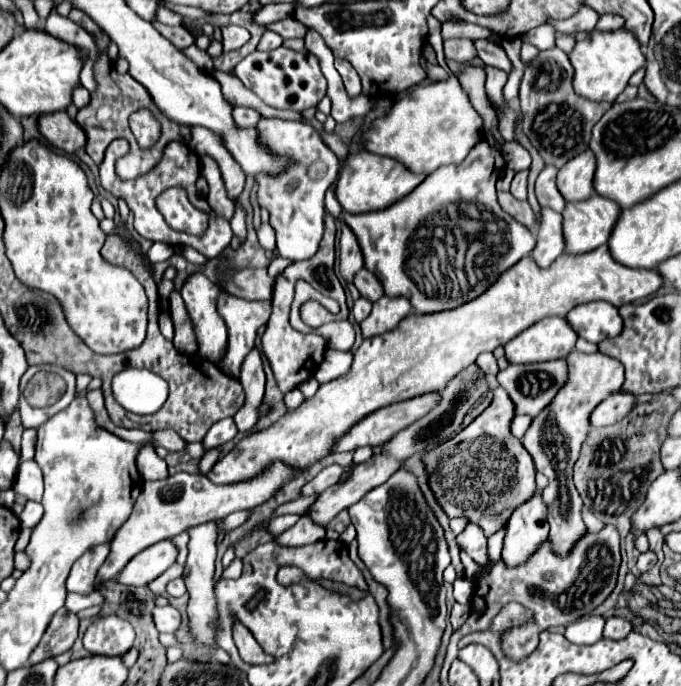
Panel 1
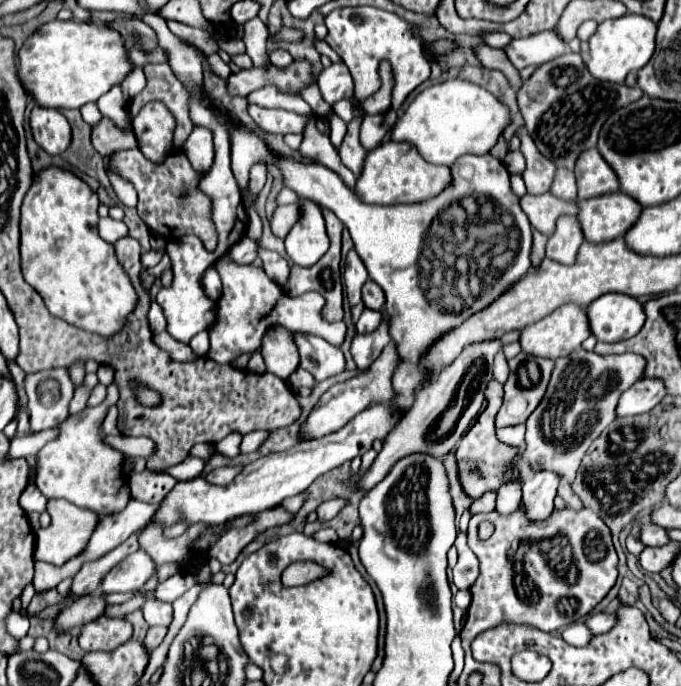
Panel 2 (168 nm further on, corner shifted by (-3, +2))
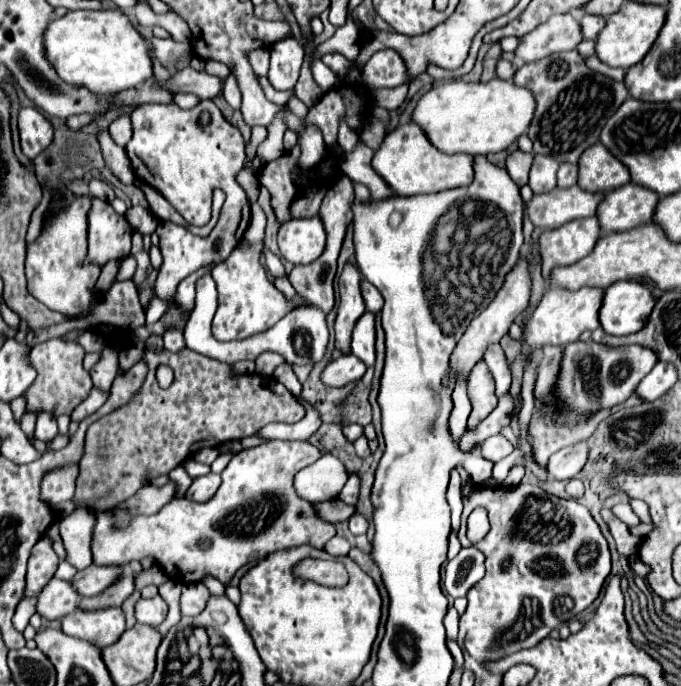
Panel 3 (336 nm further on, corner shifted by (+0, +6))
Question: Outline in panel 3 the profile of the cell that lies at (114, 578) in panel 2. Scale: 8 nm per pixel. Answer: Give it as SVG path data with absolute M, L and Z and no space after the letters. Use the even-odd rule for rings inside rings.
M92 564L86 570L76 572L76 576L72 578L72 586L82 598L96 596L102 590L106 590L110 584L114 584L120 574L122 574L122 568L116 568L116 566L104 568L104 566Z

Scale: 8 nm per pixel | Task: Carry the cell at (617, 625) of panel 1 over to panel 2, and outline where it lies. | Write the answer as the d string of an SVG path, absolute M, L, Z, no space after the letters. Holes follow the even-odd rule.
M611 612L611 614L589 614L585 618L585 624L591 628L591 632L595 634L603 634L603 632L609 632L615 624L617 624L617 614Z

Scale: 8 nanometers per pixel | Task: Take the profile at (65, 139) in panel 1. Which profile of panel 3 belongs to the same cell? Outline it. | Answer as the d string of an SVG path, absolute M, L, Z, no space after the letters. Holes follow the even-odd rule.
M20 108L18 132L22 154L28 158L36 158L52 142L52 124L36 108Z

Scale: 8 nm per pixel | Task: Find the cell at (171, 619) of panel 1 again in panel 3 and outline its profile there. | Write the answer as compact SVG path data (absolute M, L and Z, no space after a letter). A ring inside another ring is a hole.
M154 596L154 598L148 598L148 600L138 600L136 602L136 620L140 624L148 624L148 626L158 626L164 622L168 614L168 604L160 598L160 596Z

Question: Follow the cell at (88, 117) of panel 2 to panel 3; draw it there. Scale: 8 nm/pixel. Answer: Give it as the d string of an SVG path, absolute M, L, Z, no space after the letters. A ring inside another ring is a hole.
M108 130L100 132L98 134L98 142L102 146L102 152L104 152L104 160L108 164L108 168L118 176L118 180L122 184L132 184L134 182L134 174L132 174L132 166L130 166L130 160L126 156L126 150L116 146L108 134Z

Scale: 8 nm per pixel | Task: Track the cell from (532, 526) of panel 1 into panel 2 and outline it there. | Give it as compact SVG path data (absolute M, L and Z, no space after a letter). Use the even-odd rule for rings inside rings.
M537 472L523 482L523 508L531 522L545 520L553 512L553 500L561 478L553 472Z

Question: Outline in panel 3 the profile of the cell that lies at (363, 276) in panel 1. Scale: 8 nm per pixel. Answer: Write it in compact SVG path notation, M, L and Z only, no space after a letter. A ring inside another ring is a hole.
M362 280L362 298L364 298L364 304L366 304L366 310L368 312L380 312L382 310L382 296L380 296L380 292L372 286L372 284L368 284L368 280Z

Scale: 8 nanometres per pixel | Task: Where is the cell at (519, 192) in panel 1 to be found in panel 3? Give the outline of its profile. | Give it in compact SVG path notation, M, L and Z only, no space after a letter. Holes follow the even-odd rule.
M534 156L534 164L530 170L530 188L534 194L544 194L556 188L556 172L558 172L558 162L548 158L548 156Z

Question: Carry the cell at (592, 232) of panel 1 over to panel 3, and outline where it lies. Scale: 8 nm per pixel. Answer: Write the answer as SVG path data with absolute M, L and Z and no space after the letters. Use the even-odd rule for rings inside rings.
M624 184L604 196L598 206L598 220L604 230L608 232L624 232L632 230L640 224L652 222L656 204L660 202L660 194L652 192L650 188L638 184Z

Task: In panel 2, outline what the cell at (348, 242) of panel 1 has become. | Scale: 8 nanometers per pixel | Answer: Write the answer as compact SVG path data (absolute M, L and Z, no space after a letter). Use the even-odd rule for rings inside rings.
M355 248L349 250L347 258L345 258L345 272L343 272L343 278L345 278L345 290L347 290L347 298L349 298L349 304L355 306L357 302L361 302L361 286L367 282L367 268L365 264L359 260Z

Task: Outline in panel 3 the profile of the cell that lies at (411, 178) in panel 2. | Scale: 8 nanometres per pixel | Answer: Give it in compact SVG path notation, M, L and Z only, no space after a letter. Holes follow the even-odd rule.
M410 122L396 126L386 134L382 146L376 150L372 166L388 182L388 186L398 196L416 196L416 194L434 194L450 188L468 186L474 180L474 158L468 154L444 154L432 146L424 136L424 130L418 124Z

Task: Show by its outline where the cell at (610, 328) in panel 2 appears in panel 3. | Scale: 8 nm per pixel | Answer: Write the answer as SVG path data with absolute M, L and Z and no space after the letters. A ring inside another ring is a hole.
M616 282L604 292L600 324L608 334L624 336L644 328L656 298L642 282Z

